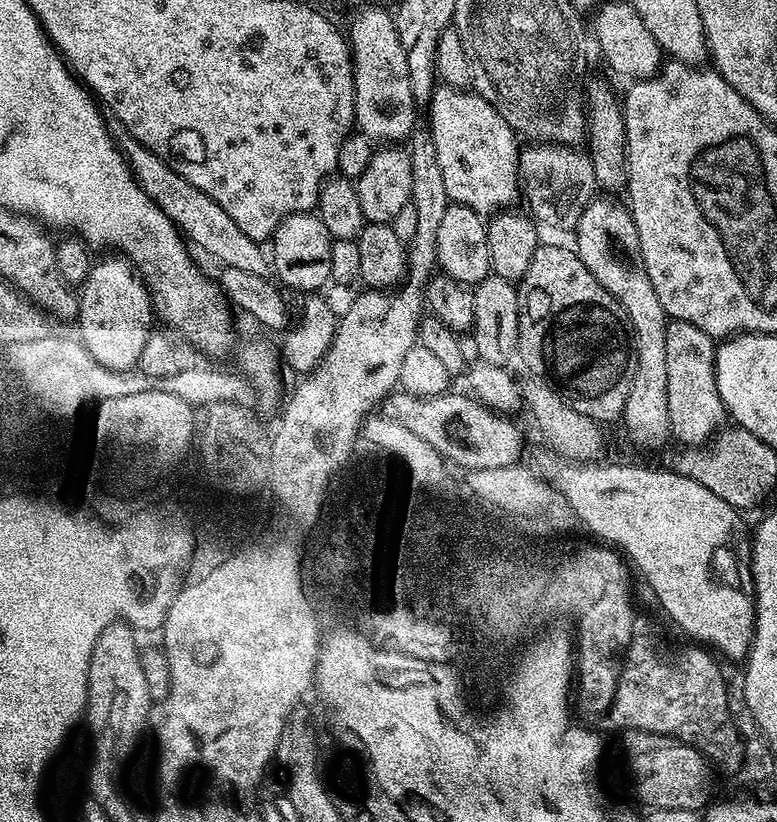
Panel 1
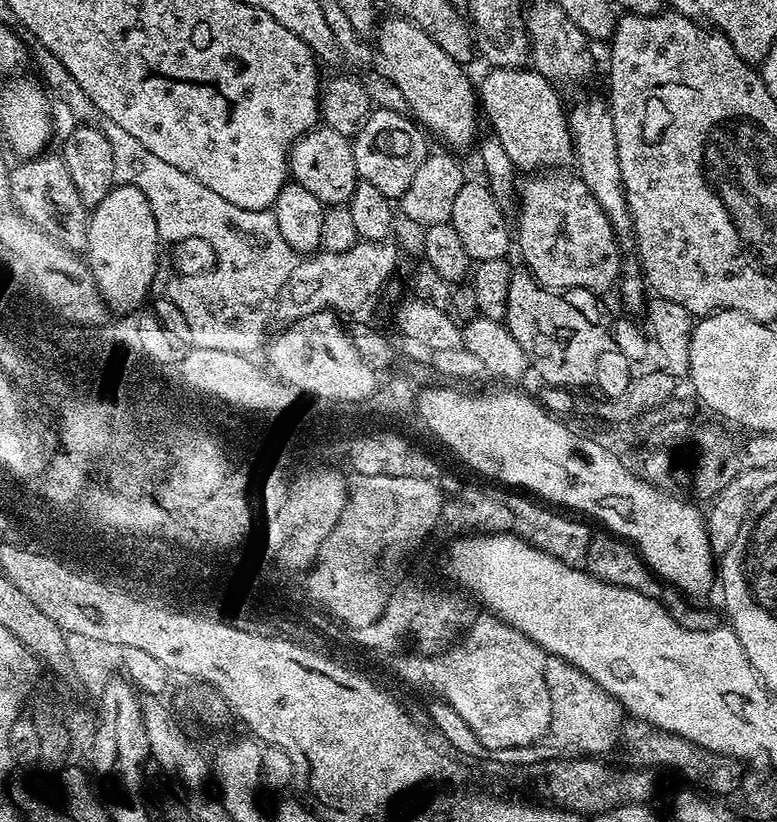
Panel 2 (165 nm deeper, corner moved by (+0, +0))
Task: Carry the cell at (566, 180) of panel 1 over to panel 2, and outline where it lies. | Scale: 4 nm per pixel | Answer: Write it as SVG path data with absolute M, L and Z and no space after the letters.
M531 67L522 68L492 68L478 80L478 104L482 116L488 119L491 131L502 142L502 150L506 150L510 160L519 171L532 172L537 168L558 168L567 164L573 157L572 135L568 129L568 113L566 104L560 101L557 85L546 79L542 74L533 71Z

